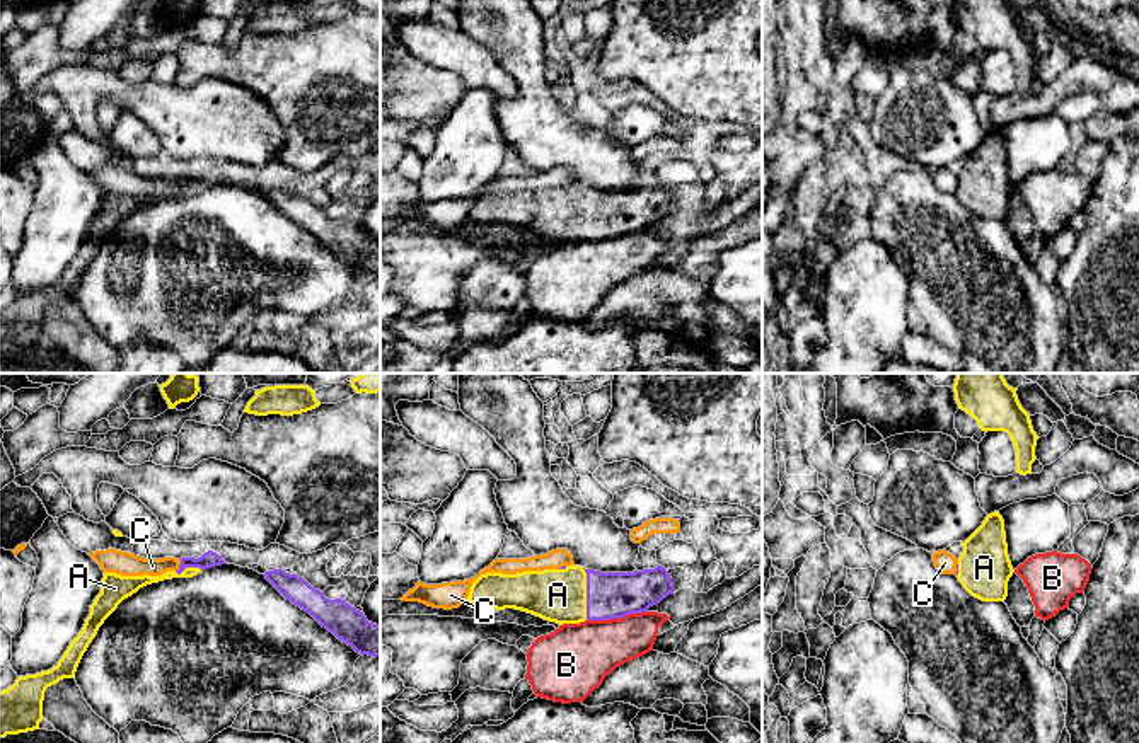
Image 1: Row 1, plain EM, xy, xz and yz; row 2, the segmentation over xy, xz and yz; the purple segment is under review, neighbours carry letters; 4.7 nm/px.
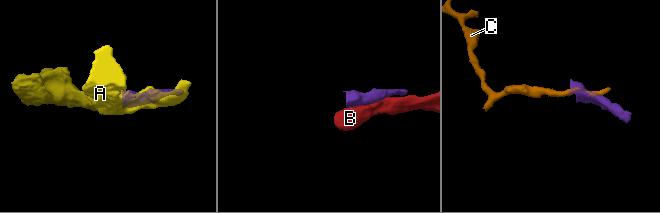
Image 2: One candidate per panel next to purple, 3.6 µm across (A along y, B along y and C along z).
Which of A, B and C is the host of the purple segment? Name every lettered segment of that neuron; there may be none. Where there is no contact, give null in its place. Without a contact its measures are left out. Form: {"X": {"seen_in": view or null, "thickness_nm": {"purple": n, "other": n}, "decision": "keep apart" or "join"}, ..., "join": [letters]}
{"A": {"seen_in": "xz", "thickness_nm": {"purple": 220, "other": 260}, "decision": "join"}, "B": {"seen_in": "xz", "thickness_nm": {"purple": 220, "other": 300}, "decision": "keep apart"}, "C": {"seen_in": "xy", "thickness_nm": {"purple": 80, "other": 110}, "decision": "keep apart"}, "join": ["A"]}

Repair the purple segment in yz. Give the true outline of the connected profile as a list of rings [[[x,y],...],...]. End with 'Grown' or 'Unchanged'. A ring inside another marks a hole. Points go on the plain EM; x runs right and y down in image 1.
[[[999,130],[987,133],[962,164],[963,170],[955,194],[963,206],[982,220],[1004,220],[1015,187],[1008,174],[1004,138]]]. Grown

